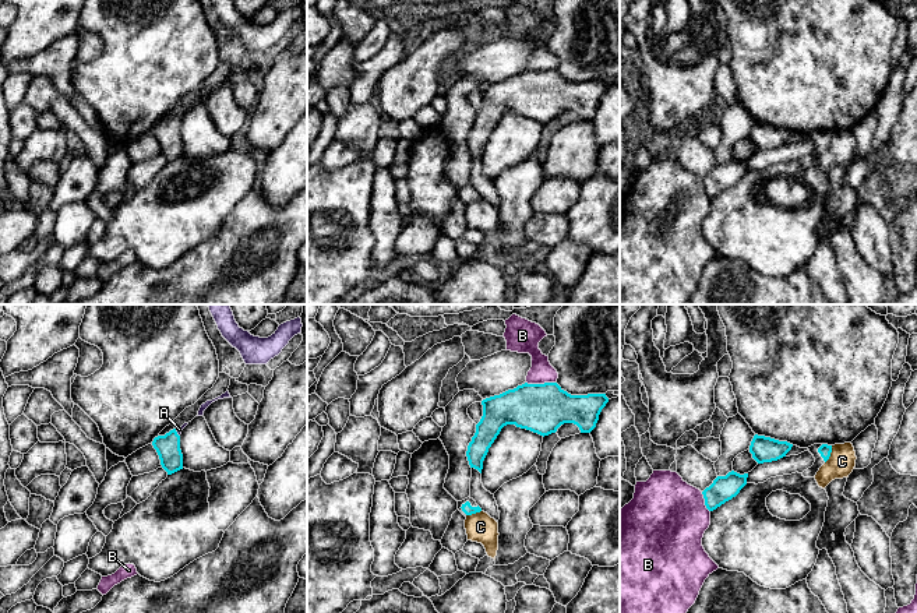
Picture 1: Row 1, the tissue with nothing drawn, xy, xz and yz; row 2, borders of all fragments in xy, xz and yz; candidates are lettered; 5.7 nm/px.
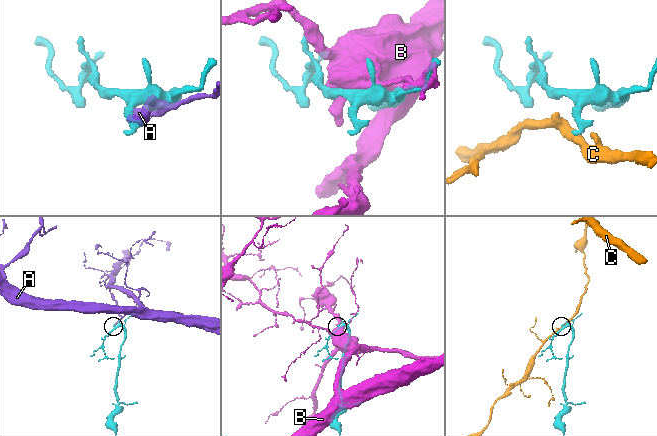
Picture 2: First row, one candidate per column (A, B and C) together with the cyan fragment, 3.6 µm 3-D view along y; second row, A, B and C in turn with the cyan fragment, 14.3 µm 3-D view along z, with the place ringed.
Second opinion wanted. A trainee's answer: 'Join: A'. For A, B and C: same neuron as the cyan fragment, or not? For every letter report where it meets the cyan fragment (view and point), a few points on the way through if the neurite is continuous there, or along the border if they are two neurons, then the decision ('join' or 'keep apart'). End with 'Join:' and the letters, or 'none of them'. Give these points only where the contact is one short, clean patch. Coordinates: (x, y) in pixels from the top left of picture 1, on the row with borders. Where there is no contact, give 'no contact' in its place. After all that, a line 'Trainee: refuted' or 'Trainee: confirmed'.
A: contact xy (176, 433); way xy (168, 447), (176, 433), (179, 429); join
B: contact xz (540, 384); keep apart
C: contact yz (829, 454); border yz (832, 446), (831, 455), (825, 462); keep apart
Join: A
Trainee: confirmed

